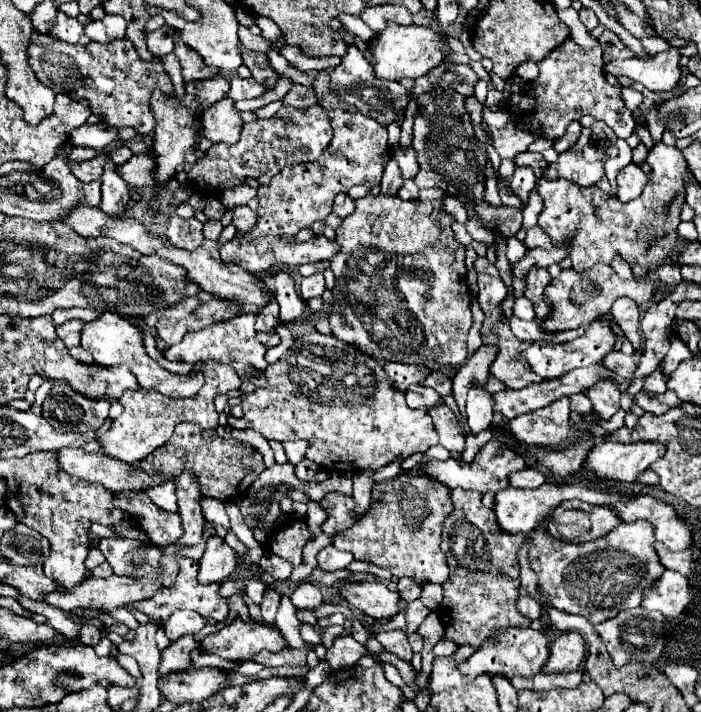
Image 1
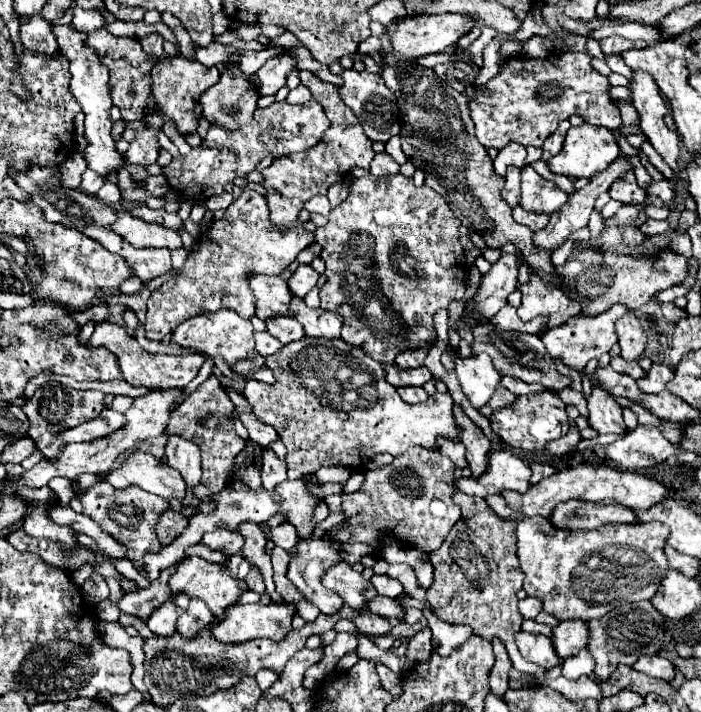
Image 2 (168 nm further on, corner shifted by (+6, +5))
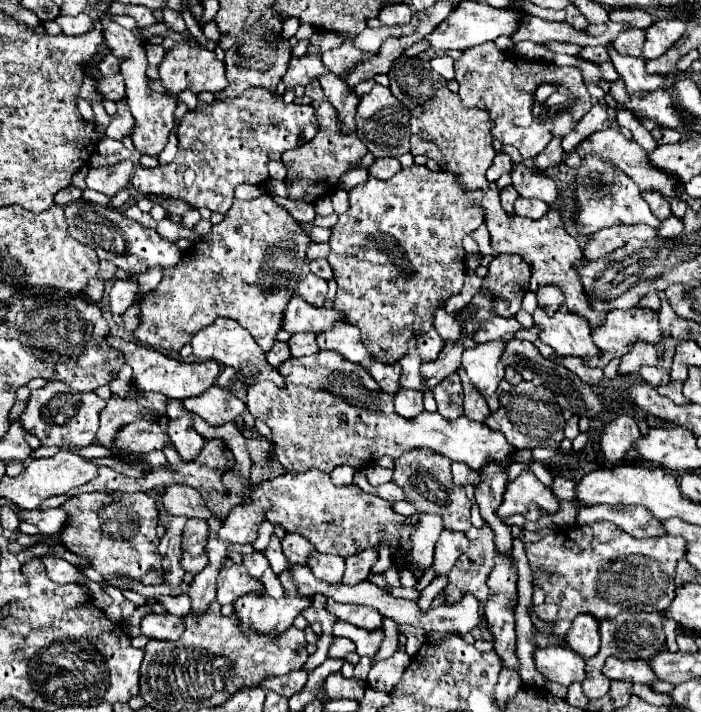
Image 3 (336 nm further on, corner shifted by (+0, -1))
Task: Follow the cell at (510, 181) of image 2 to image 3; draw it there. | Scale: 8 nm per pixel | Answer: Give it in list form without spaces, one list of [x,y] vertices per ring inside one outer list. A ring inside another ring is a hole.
[[[506,187],[504,191],[502,191],[502,195],[500,195],[500,201],[502,201],[502,207],[504,207],[504,211],[506,213],[510,213],[510,215],[514,215],[514,199],[518,197],[518,193],[516,193],[516,189],[514,187]]]

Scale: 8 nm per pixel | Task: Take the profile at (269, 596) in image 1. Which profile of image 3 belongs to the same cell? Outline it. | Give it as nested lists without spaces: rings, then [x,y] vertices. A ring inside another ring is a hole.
[[[254,551],[252,555],[242,555],[242,561],[244,561],[244,565],[248,567],[248,573],[252,575],[252,577],[262,577],[262,573],[270,567],[268,565],[268,561],[266,561],[266,557],[260,553],[260,551]]]

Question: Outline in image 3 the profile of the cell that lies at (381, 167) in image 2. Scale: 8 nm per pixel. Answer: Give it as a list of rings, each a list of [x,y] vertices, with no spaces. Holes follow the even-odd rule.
[[[376,159],[376,161],[368,167],[368,173],[374,175],[376,179],[390,179],[390,177],[394,177],[400,169],[402,169],[402,167],[400,167],[398,159]]]

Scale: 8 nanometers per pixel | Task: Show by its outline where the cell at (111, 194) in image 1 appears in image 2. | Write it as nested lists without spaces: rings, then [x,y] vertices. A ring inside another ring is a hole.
[[[52,25],[52,33],[58,39],[60,51],[62,55],[68,57],[70,61],[70,73],[72,73],[72,81],[70,81],[70,91],[76,97],[76,101],[80,103],[82,111],[86,113],[86,161],[88,161],[88,169],[96,171],[102,179],[108,179],[110,173],[118,171],[124,165],[122,155],[116,149],[116,143],[110,135],[112,129],[112,121],[110,121],[110,107],[112,107],[112,99],[108,93],[108,69],[98,61],[98,57],[94,57],[94,53],[90,49],[84,47],[86,41],[86,33],[74,29],[74,25]]]

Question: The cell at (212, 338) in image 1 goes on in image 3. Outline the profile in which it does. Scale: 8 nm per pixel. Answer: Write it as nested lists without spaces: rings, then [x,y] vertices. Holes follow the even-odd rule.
[[[216,319],[216,323],[204,327],[202,331],[198,331],[194,337],[192,337],[192,349],[194,349],[194,355],[200,357],[200,359],[214,359],[218,361],[220,365],[230,365],[236,369],[236,375],[238,379],[242,379],[244,383],[252,385],[256,379],[258,381],[272,381],[276,383],[278,387],[284,387],[284,379],[282,375],[266,361],[266,355],[264,351],[260,349],[260,345],[254,341],[254,337],[240,325],[236,323],[234,319]]]

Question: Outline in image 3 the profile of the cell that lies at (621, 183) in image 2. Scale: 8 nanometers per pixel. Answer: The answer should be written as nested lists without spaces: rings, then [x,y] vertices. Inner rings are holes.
[[[578,147],[578,155],[582,157],[582,165],[574,169],[576,213],[572,219],[580,235],[592,235],[598,229],[620,223],[646,223],[654,229],[660,227],[660,221],[650,211],[650,205],[642,199],[640,189],[636,187],[636,183],[632,183],[632,179],[628,179],[618,167],[610,165],[608,161],[598,161],[598,157],[586,153],[582,147]]]

